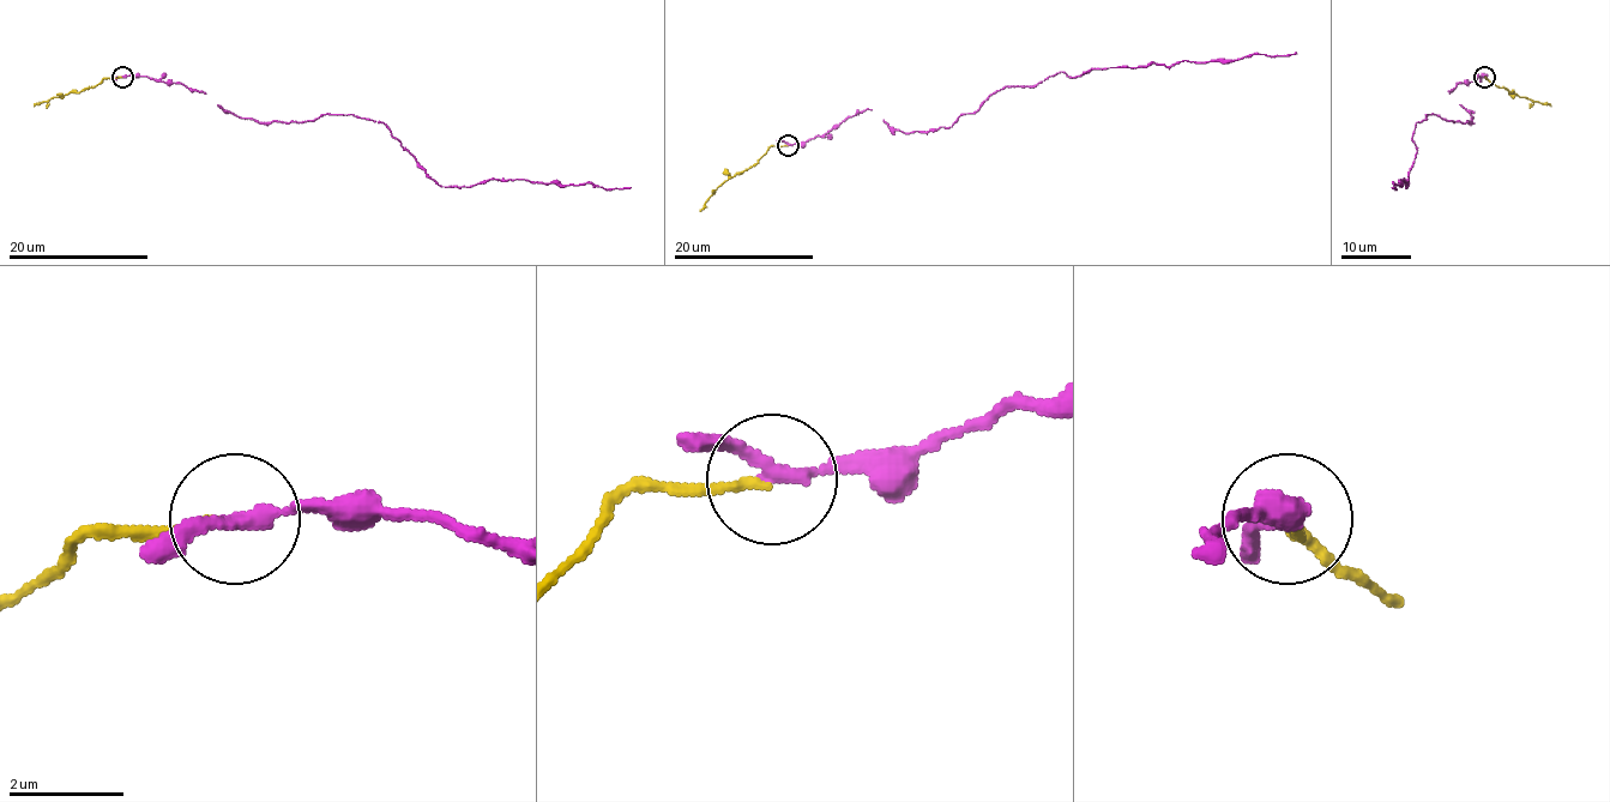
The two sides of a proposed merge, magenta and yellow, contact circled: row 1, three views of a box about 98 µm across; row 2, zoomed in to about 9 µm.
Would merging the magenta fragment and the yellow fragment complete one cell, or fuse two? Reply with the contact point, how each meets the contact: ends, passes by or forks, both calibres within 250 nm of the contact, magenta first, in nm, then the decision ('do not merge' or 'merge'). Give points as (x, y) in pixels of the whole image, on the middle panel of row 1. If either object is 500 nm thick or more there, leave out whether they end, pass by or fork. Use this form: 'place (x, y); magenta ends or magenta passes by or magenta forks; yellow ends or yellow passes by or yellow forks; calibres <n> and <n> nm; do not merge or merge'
place (788, 145); magenta passes by; yellow ends; calibres 240 and 170 nm; merge

